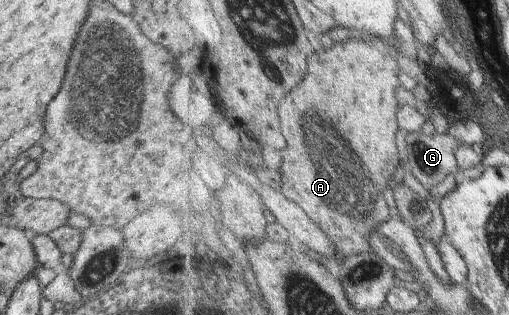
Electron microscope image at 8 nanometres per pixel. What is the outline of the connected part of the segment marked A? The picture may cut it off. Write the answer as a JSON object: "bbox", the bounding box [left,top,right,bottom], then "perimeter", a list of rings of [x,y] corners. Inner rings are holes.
{"bbox":[279,36,403,272],"perimeter":[[[371,36],[369,40],[357,40],[356,38],[348,38],[345,41],[339,43],[333,43],[331,48],[323,49],[321,53],[311,54],[309,58],[309,75],[300,85],[295,86],[293,90],[288,91],[287,96],[279,102],[279,116],[281,116],[281,134],[283,134],[287,144],[280,150],[282,156],[282,163],[279,167],[279,172],[282,180],[281,192],[288,198],[291,198],[293,202],[301,204],[309,215],[319,226],[325,228],[325,232],[331,236],[331,240],[337,244],[341,256],[341,265],[334,261],[323,260],[323,256],[315,254],[306,250],[314,259],[325,264],[328,268],[337,272],[338,268],[343,266],[346,261],[354,255],[363,254],[363,252],[376,252],[371,244],[371,236],[369,234],[373,232],[375,228],[380,227],[385,220],[389,220],[394,215],[393,204],[389,204],[389,188],[393,189],[394,177],[397,176],[397,168],[401,168],[403,161],[401,160],[401,104],[399,104],[399,96],[397,96],[397,89],[401,88],[401,68],[399,68],[399,62],[393,58],[395,56],[395,50],[391,46],[387,46],[385,42],[373,42],[377,40],[377,36]]]}

